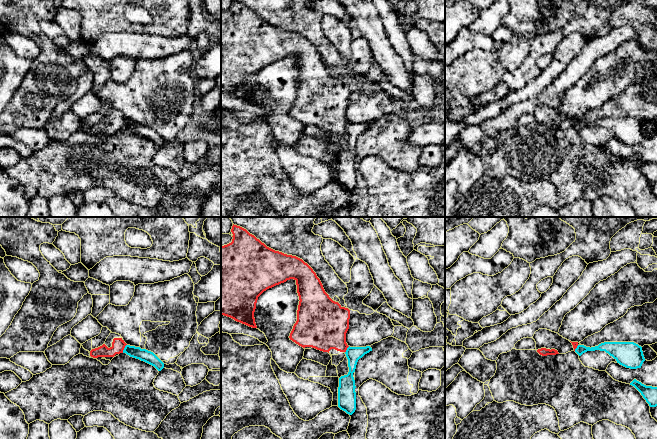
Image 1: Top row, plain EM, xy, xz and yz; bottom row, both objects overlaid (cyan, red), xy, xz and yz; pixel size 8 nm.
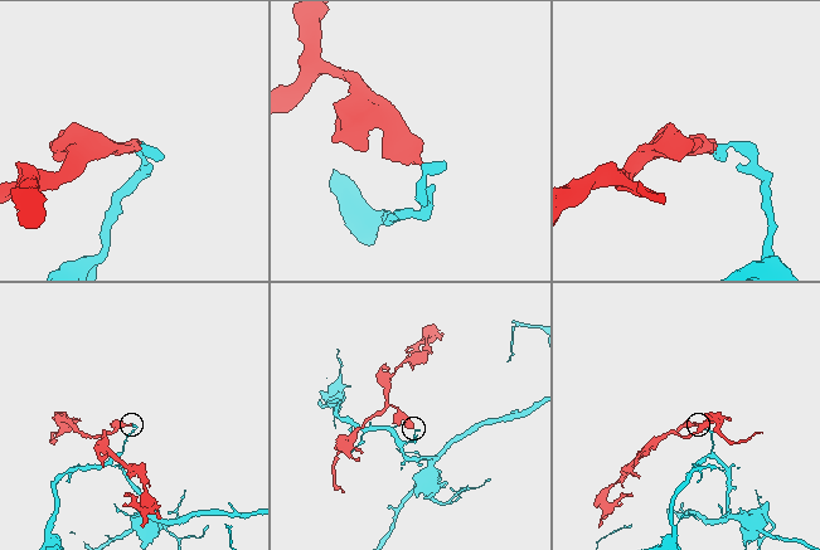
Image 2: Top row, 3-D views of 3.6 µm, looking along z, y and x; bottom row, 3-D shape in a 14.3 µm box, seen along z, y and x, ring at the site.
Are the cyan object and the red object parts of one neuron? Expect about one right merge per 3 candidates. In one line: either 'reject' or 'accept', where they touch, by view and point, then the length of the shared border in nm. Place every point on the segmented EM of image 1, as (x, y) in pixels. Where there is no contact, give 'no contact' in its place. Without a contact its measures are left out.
reject | xy (124, 348) | 80 nm

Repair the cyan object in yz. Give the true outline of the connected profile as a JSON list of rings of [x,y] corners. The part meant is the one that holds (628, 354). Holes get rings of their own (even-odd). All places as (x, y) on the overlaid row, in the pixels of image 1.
[[[604,342],[591,348],[578,345],[575,352],[581,356],[587,351],[595,350],[605,351],[612,356],[617,363],[630,369],[641,368],[645,361],[642,347],[634,342]]]

